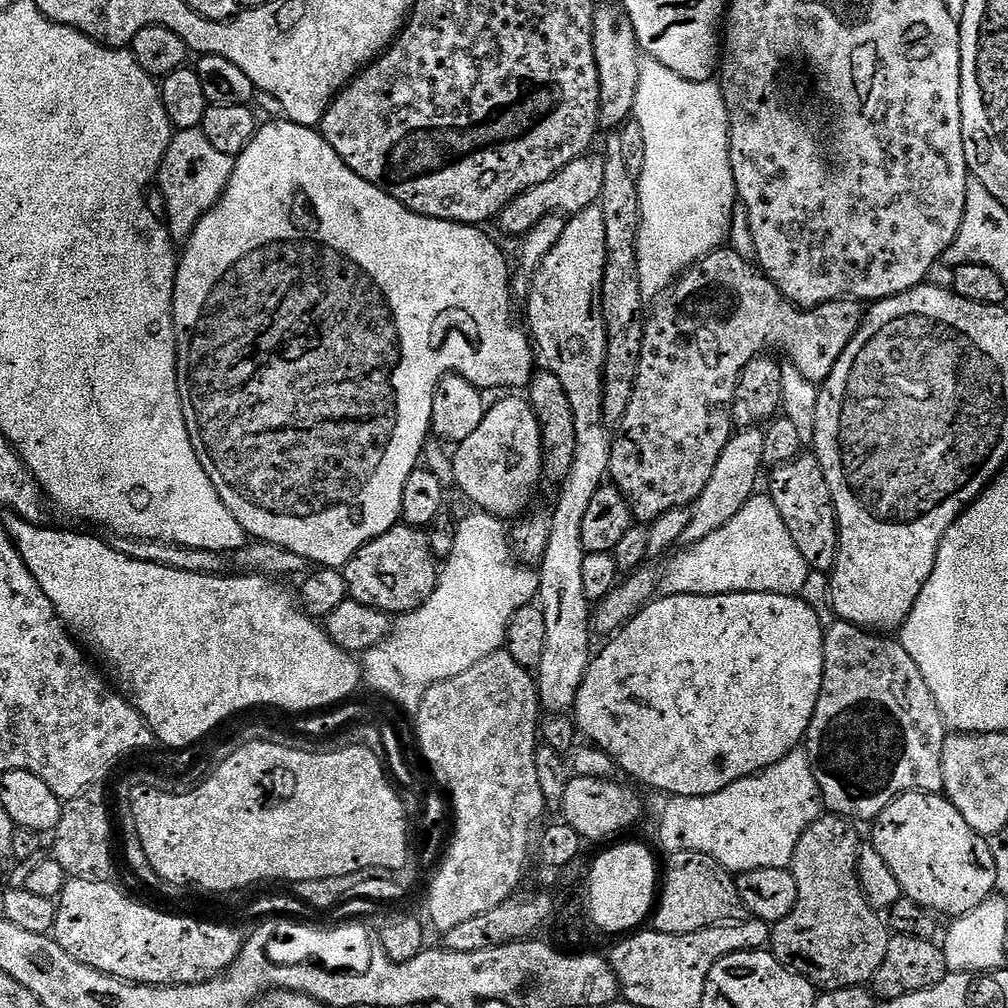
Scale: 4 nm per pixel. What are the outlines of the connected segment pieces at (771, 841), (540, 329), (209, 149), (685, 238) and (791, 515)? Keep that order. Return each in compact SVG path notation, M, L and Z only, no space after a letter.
M803 747L765 772L747 776L718 794L674 796L658 816L665 853L697 852L714 858L727 872L791 869L798 838L822 815L820 787Z
M593 206L582 210L575 218L568 220L568 225L564 231L564 241L558 246L554 246L554 250L550 250L550 254L546 254L546 258L541 262L540 268L536 271L536 275L532 278L530 286L530 294L526 301L528 307L528 324L527 331L530 333L531 339L534 341L535 351L545 360L547 371L554 373L558 378L558 382L562 382L562 390L566 390L566 398L570 398L570 410L574 410L574 438L578 438L577 444L574 446L574 464L570 466L570 474L566 478L566 482L559 485L558 492L560 497L556 500L556 509L552 512L549 523L549 541L546 542L545 554L538 563L538 573L540 577L540 591L537 597L537 605L542 610L546 627L546 647L543 650L542 662L536 669L537 692L539 694L541 709L548 714L562 714L575 705L578 690L584 681L586 670L592 661L592 649L590 650L590 634L592 635L591 613L592 608L590 601L586 598L586 590L582 590L582 562L585 558L585 550L582 546L582 518L586 518L586 509L590 507L590 501L594 498L594 494L598 494L598 490L605 483L608 476L608 463L610 462L610 454L612 448L612 440L610 439L609 425L604 419L604 362L608 358L608 335L602 318L602 274L606 270L606 218L602 214L602 210L598 206Z
M185 128L173 135L166 150L166 158L162 158L162 166L158 173L158 191L164 196L167 230L177 245L183 246L188 243L198 222L220 201L232 177L233 163L233 157L221 154L199 128Z
M641 59L634 119L641 124L646 142L645 169L640 185L640 233L638 234L638 274L645 301L663 297L676 277L692 264L699 264L711 252L728 244L730 218L738 203L728 111L724 95L715 79L690 82L657 60Z
M801 454L795 460L771 469L770 475L772 481L767 491L774 506L778 506L778 514L782 514L782 522L786 522L786 530L790 530L790 538L794 538L794 546L798 546L813 573L831 573L840 553L840 527L830 486L818 458L815 454Z

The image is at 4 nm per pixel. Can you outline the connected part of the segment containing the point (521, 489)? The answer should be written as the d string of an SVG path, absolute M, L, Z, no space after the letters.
M516 394L509 396L512 396L509 400L500 400L485 411L481 425L465 441L455 445L452 456L455 487L461 488L481 513L496 516L503 522L525 515L523 512L536 492L536 483L542 480L538 420L527 399L519 400Z

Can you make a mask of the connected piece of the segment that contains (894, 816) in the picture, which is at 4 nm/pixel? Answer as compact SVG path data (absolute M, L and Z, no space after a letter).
M904 792L882 810L871 828L871 847L882 854L886 866L898 878L901 893L929 912L959 918L997 891L998 860L991 852L991 843L968 825L947 796Z

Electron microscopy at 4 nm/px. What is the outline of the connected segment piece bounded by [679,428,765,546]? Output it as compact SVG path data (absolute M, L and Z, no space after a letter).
M745 428L733 434L718 458L718 466L714 466L710 482L706 482L706 490L702 490L695 504L691 505L690 524L679 543L684 546L696 544L714 534L714 530L722 530L722 526L746 506L749 498L757 495L756 483L760 480L760 468L764 467L764 432L760 428Z

